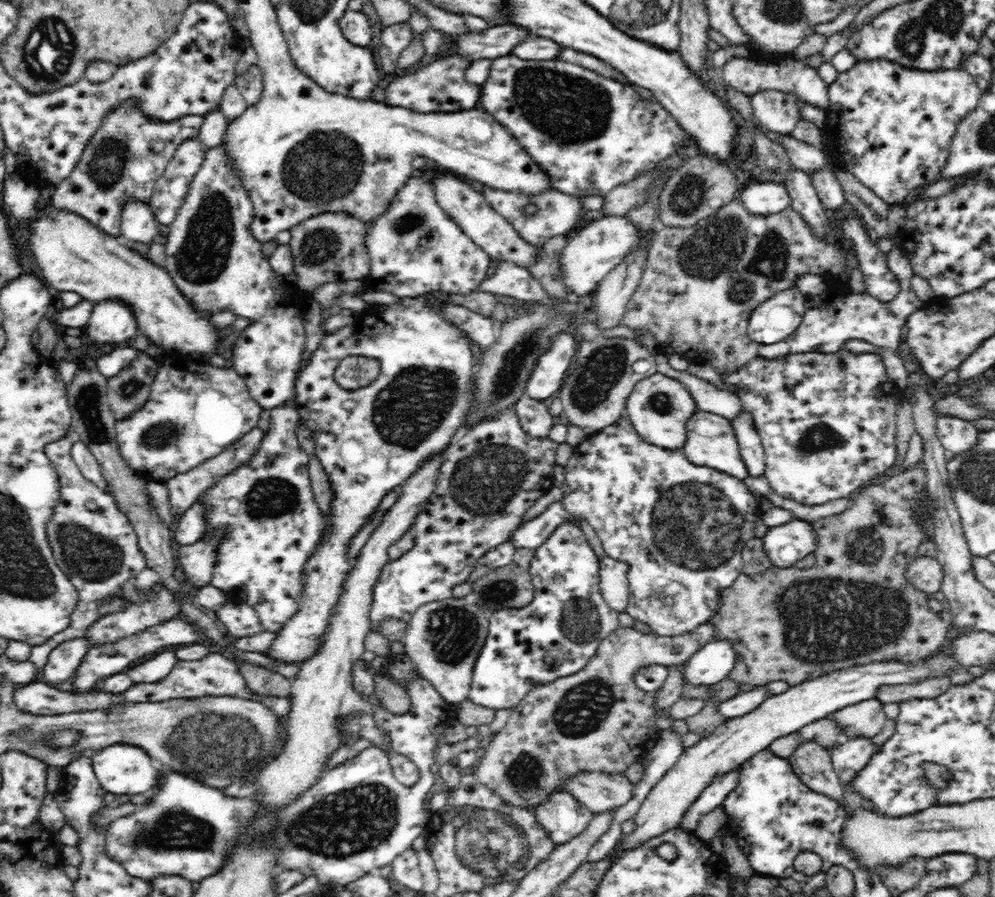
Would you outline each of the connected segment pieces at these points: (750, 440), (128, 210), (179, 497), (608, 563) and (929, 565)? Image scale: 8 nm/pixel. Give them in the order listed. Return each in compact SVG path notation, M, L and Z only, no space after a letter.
M744 410L738 414L738 419L732 419L733 430L739 442L739 452L743 459L749 476L762 476L765 471L766 458L762 440L755 428L754 420L750 413Z
M132 200L124 205L122 210L119 234L134 242L152 242L158 224L149 203Z
M253 428L234 444L229 445L222 454L218 454L218 456L206 460L204 464L196 466L193 470L178 474L174 476L174 478L169 478L168 481L164 482L170 494L171 512L173 512L173 516L175 516L176 520L184 514L185 510L188 510L190 506L196 504L200 495L204 494L204 491L208 490L209 486L214 486L217 479L222 475L225 476L240 468L240 462L248 462L248 454L252 454L252 450L256 450L256 444L260 442L260 430L259 428Z
M606 554L599 564L599 585L604 600L612 610L624 612L630 596L626 578L629 567Z
M920 556L906 569L907 582L926 594L938 593L943 581L942 566L936 558Z

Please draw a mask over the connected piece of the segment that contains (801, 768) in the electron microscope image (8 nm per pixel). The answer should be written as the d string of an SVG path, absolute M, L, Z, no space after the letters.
M813 740L798 744L798 748L789 756L792 768L802 782L814 792L827 795L841 804L846 791L834 771L830 750Z

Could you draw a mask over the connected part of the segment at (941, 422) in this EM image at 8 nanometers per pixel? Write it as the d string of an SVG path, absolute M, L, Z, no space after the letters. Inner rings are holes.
M939 415L935 430L942 447L950 456L967 453L978 441L978 431L974 422L962 418Z

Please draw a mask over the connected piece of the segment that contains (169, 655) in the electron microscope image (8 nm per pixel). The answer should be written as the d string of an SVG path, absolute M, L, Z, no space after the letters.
M163 651L149 657L146 661L137 666L130 667L124 672L135 683L153 683L166 678L172 667L176 664L177 658L174 651Z

